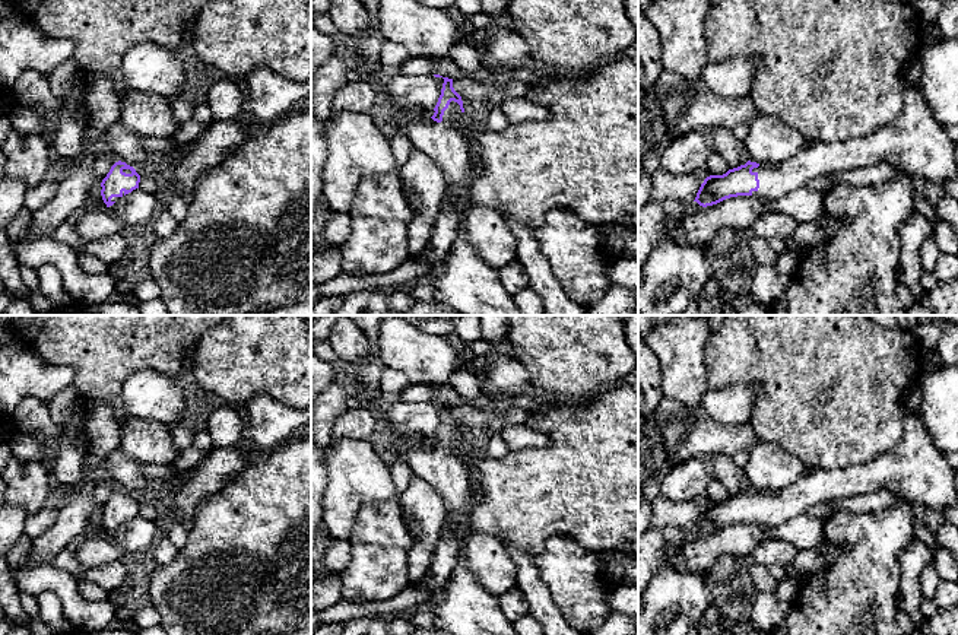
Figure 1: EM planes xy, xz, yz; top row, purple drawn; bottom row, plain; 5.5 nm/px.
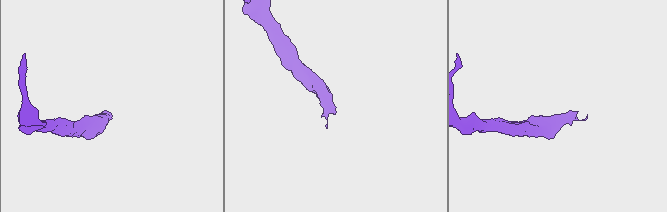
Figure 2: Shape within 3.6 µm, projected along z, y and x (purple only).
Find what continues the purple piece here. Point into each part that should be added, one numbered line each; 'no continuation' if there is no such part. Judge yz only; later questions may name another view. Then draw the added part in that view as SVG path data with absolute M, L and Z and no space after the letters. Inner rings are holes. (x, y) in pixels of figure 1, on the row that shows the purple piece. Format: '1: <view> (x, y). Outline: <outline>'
1: yz (916, 143). Outline: M920 82L910 86L904 93L904 107L901 115L878 128L876 131L847 142L813 142L808 149L797 152L790 159L777 165L759 165L752 172L758 174L759 188L752 196L764 201L775 201L811 181L832 175L838 171L853 171L856 168L889 163L900 168L914 181L940 182L958 178L955 161L955 143L930 114Z

